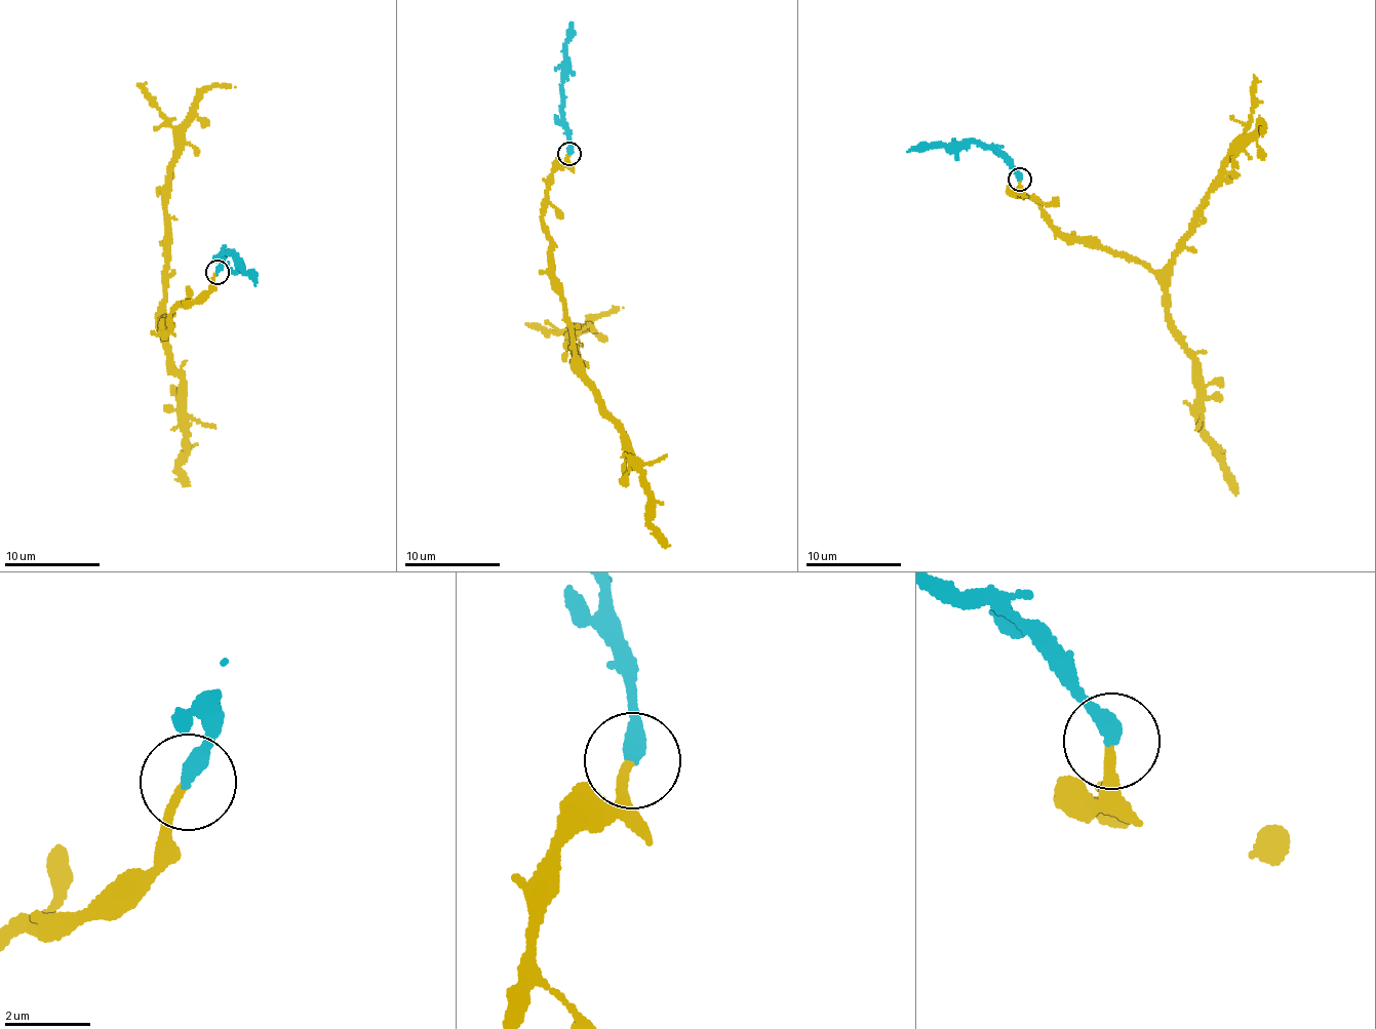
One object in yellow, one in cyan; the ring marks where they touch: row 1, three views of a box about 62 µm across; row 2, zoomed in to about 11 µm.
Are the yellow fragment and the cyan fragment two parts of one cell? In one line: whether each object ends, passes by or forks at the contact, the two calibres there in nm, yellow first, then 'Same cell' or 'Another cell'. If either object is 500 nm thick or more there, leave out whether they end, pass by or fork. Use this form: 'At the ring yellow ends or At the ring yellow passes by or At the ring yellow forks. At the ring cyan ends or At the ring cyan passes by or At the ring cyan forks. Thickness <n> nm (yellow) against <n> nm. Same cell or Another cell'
At the ring yellow ends. At the ring cyan ends. Thickness 190 nm (yellow) against 400 nm. Same cell

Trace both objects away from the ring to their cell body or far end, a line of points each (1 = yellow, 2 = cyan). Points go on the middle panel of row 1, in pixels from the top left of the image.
1: (568, 154), (569, 161), (553, 169), (543, 207), (574, 361), (571, 324), (586, 326), (623, 308)
2: (568, 154), (560, 89), (564, 78), (564, 46), (571, 22)

